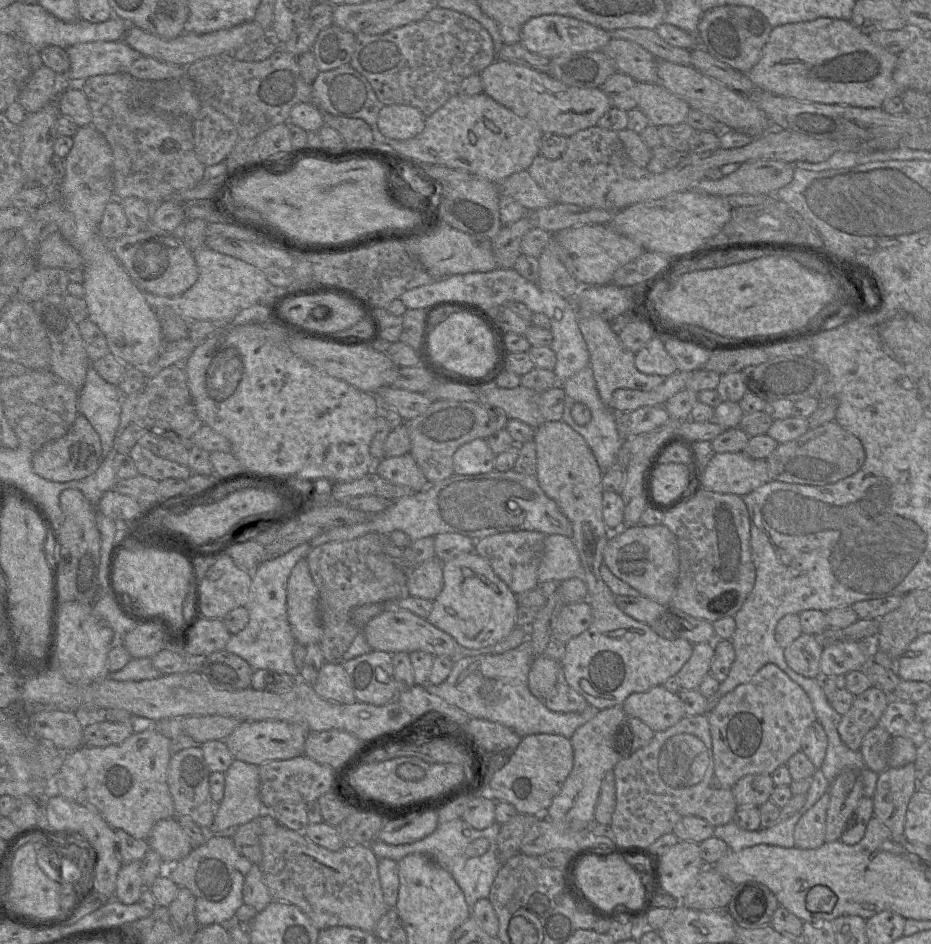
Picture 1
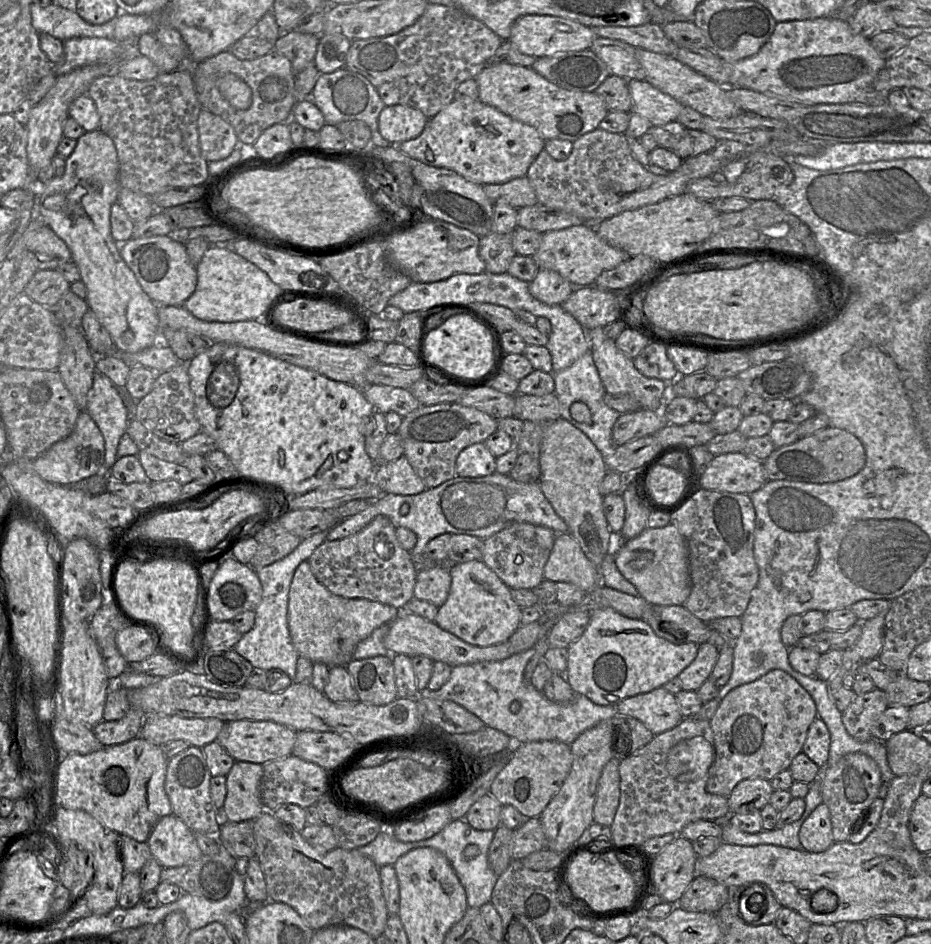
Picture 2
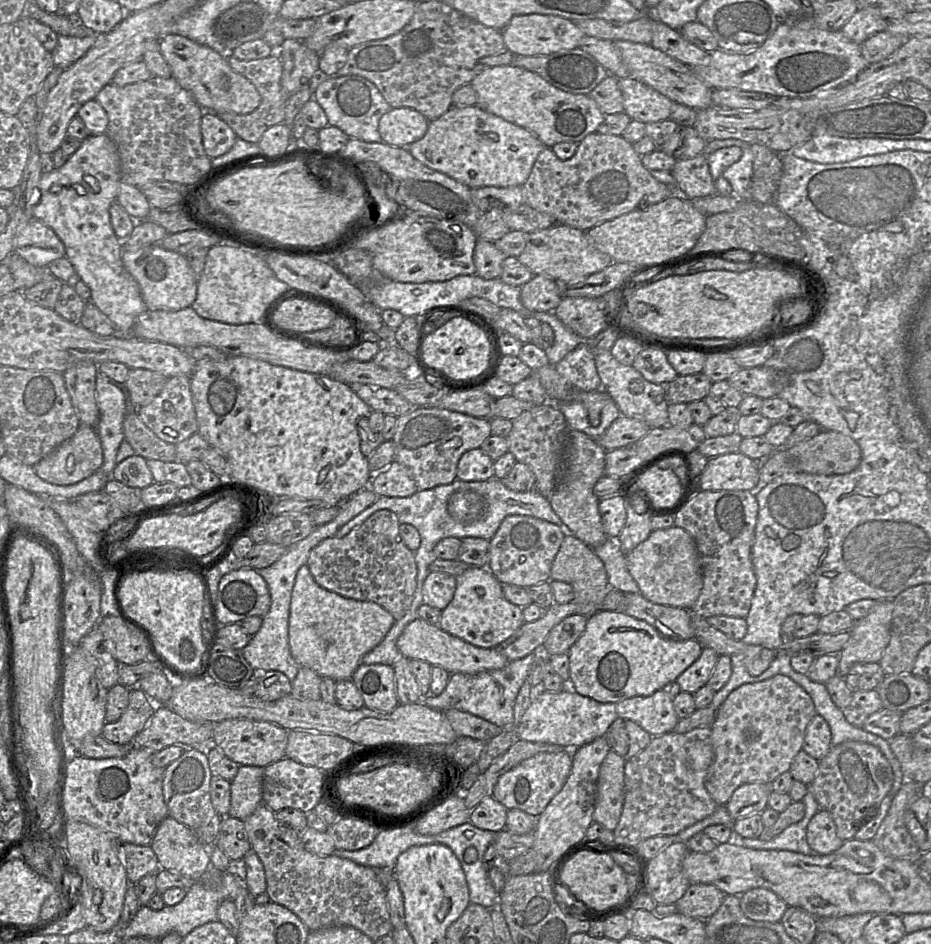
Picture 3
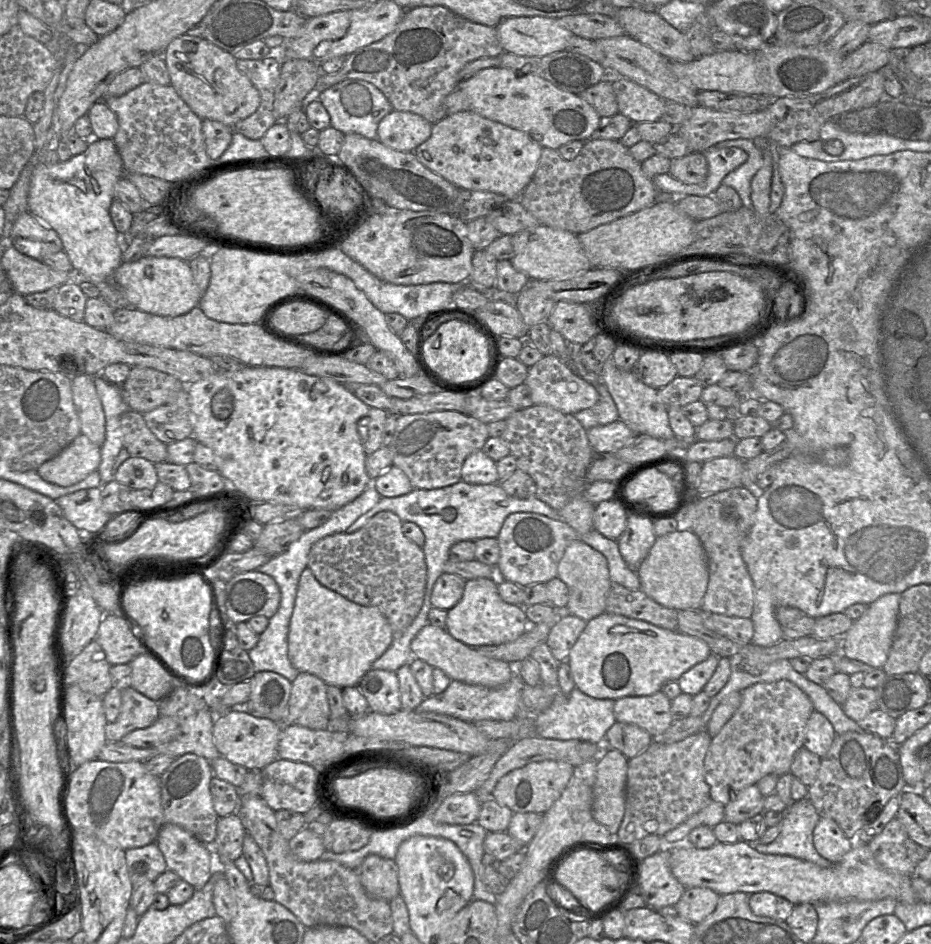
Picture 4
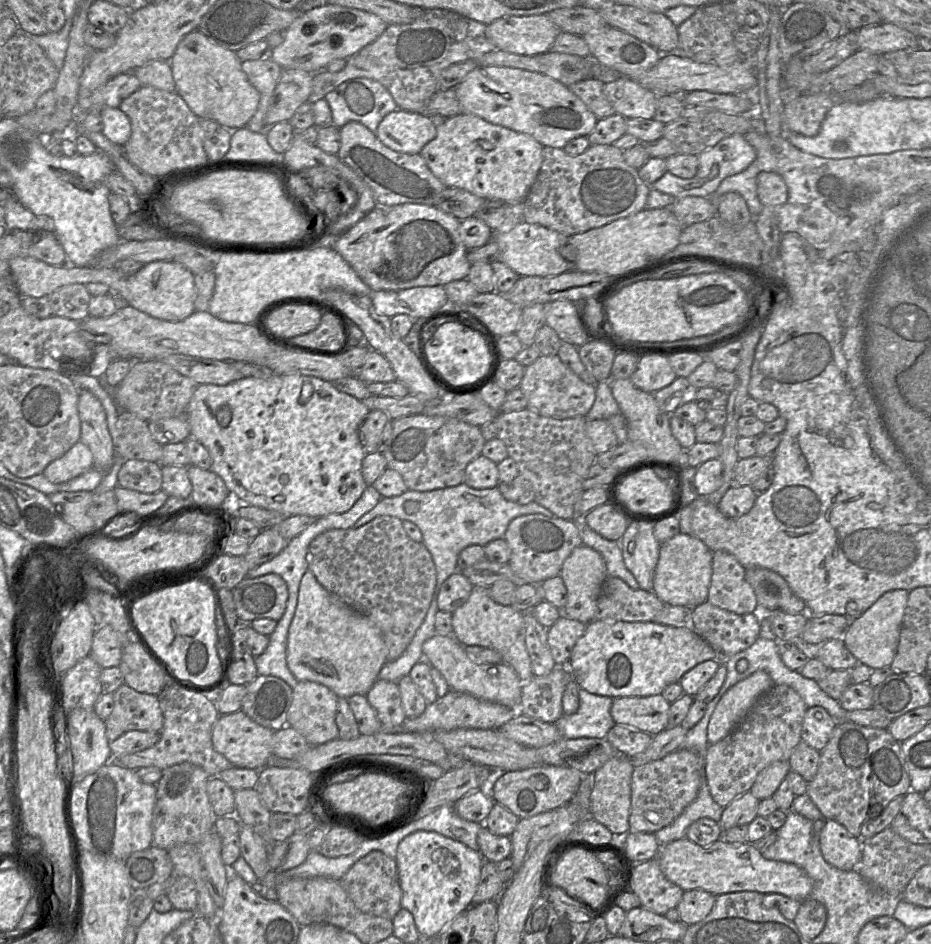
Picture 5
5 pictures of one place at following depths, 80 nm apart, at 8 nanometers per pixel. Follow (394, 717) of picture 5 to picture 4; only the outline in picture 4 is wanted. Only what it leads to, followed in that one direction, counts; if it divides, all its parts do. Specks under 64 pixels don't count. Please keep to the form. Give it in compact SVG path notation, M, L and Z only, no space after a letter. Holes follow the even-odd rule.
M370 669L356 687L373 712L389 715L402 709L399 681L395 672Z

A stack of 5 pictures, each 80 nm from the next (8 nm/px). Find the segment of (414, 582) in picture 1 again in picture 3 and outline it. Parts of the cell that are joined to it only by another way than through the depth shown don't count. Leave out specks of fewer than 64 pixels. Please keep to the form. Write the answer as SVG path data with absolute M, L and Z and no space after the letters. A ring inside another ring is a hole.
M431 571L423 584L423 604L442 611L452 601L455 590L455 576Z

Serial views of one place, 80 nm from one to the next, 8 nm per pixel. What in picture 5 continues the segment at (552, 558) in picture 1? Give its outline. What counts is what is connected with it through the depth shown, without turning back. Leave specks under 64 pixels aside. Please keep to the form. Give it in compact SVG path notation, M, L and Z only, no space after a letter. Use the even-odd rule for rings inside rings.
M582 544L575 548L564 561L559 576L563 579L567 589L567 602L561 610L563 615L584 624L595 620L598 598L602 585L608 577L603 557L597 551Z

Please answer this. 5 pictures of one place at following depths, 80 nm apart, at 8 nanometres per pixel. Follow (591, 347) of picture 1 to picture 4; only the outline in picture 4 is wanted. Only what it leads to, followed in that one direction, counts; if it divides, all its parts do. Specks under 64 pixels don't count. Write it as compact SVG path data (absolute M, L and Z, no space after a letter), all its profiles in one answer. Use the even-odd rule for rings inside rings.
M608 359L600 372L600 381L607 387L618 410L619 419L635 434L647 434L659 439L675 437L668 419L668 408L660 401L658 389L639 380L633 371L617 368L613 360Z

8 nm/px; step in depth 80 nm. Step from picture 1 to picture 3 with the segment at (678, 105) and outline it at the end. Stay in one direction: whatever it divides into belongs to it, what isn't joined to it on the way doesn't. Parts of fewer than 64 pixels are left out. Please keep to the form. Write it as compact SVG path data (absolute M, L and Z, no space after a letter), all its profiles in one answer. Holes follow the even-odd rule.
M626 77L618 79L622 92L624 112L643 123L669 119L674 102L641 81Z

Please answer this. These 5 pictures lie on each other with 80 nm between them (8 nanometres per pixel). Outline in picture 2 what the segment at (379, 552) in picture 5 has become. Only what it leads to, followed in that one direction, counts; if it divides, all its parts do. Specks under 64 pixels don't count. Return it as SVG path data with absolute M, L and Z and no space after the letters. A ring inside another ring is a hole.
M378 515L359 532L334 541L325 541L308 559L311 570L322 585L331 593L351 599L367 599L393 606L399 610L414 598L417 572L413 566L411 553L405 550L396 537L396 528L384 515Z

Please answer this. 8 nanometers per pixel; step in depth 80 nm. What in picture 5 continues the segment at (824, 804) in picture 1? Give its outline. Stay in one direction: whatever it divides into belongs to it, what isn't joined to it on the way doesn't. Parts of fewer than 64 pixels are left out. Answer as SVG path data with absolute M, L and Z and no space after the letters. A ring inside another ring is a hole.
M826 820L819 833L820 850L824 860L840 870L857 869L862 857L862 839L852 836L834 820Z

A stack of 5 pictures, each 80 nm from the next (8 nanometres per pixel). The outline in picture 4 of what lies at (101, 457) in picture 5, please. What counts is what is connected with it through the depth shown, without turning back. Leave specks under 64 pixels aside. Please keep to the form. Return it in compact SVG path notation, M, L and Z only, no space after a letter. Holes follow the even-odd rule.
M88 374L71 377L71 389L81 433L101 447L106 436L106 421L103 406L95 388L94 377Z

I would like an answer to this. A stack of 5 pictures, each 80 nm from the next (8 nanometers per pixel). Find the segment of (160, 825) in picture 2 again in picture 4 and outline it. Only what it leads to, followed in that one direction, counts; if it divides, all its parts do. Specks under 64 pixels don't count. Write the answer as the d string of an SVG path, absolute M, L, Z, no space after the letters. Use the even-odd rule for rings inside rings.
M165 823L160 828L155 843L164 856L167 869L175 872L181 880L192 885L195 890L202 889L211 874L222 872L222 865L217 862L212 848L204 845L190 832L176 824Z

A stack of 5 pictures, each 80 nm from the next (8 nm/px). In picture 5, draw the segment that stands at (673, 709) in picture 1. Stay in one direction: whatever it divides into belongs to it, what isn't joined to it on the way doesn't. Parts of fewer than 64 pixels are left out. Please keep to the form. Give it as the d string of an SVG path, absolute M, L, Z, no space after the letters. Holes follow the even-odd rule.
M662 694L617 697L613 699L611 715L617 724L655 736L669 727L670 704Z

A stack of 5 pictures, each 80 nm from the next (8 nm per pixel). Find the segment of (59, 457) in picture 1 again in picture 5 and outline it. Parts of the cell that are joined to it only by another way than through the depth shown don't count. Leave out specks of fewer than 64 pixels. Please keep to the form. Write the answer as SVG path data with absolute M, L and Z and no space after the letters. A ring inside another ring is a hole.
M82 441L74 444L62 457L52 461L43 475L52 483L65 483L94 467L93 454Z

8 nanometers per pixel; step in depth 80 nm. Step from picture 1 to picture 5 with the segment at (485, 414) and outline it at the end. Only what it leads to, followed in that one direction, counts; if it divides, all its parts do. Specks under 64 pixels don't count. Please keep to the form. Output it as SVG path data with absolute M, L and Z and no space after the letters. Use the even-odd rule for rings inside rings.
M414 414L392 420L393 432L383 454L388 468L396 470L402 476L408 490L424 492L464 483L466 466L481 455L486 442L479 426L455 418Z

